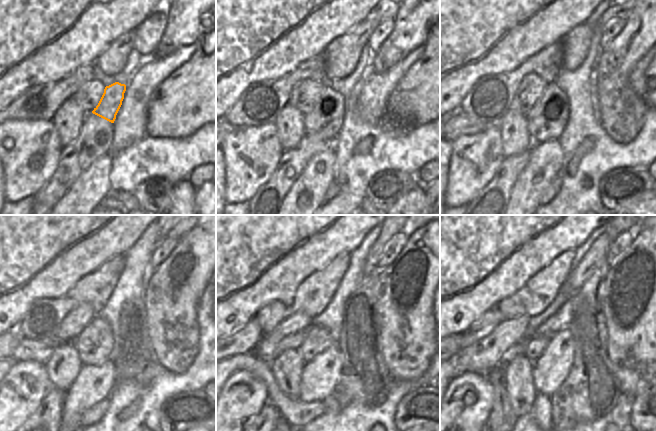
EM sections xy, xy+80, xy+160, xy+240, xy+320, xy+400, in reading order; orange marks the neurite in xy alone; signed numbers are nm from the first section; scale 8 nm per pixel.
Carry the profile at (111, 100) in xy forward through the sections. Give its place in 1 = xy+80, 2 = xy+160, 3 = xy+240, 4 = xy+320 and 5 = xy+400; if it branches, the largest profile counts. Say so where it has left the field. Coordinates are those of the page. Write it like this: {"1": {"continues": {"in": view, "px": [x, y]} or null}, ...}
{"1": {"continues": {"in": "xy+80", "px": [325, 120]}}, "2": {"continues": {"in": "xy+160", "px": [546, 120]}}, "3": {"continues": {"in": "xy+240", "px": [94, 345]}}, "4": {"continues": {"in": "xy+320", "px": [319, 339]}}, "5": {"continues": {"in": "xy+400", "px": [534, 348]}}}

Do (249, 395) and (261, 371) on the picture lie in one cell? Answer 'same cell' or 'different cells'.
different cells

